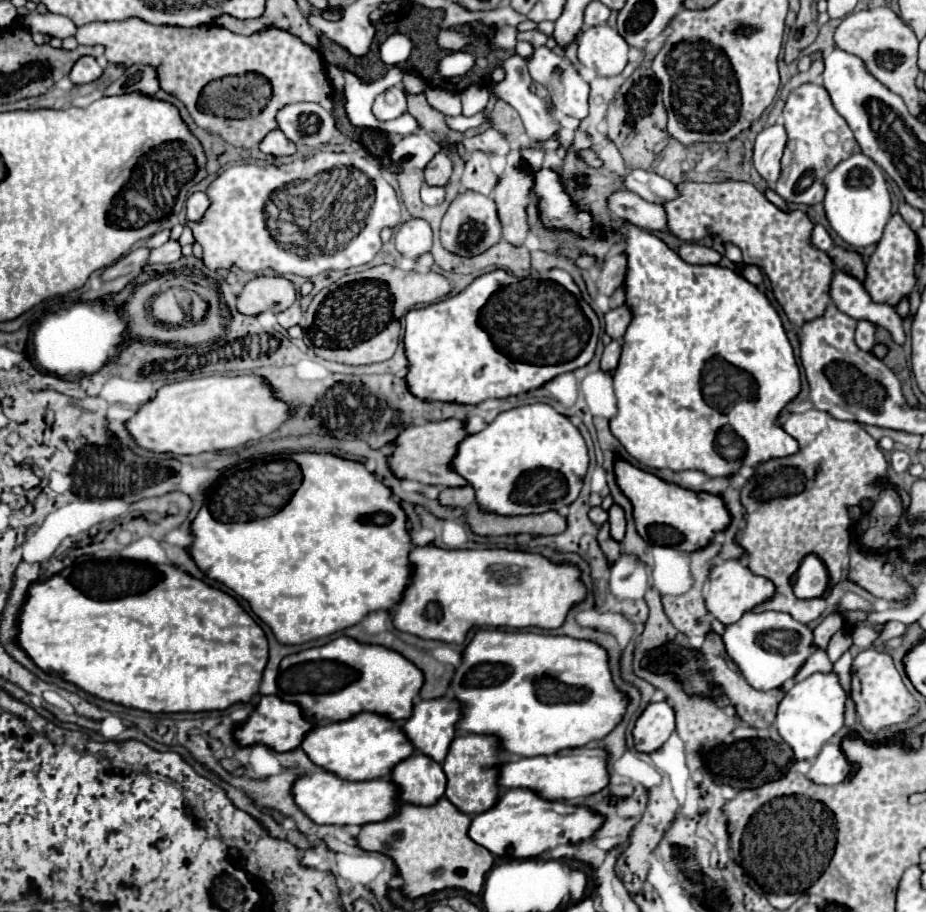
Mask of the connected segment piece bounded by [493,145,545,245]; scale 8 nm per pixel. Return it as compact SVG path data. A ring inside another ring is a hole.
M527 145L527 147L521 147L521 149L515 149L507 155L507 167L493 191L493 201L497 205L497 215L499 215L499 221L501 221L501 227L503 227L503 239L509 241L511 245L523 245L527 233L529 233L529 227L527 227L527 215L525 215L525 207L529 203L529 195L527 191L531 191L531 179L527 179L527 175L519 175L519 163L521 159L525 159L525 163L537 171L539 167L543 167L543 157L545 157L545 151L537 145Z

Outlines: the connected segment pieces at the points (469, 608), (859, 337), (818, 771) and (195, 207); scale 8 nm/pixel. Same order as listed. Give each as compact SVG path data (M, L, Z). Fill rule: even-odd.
M435 545L413 547L409 553L409 565L413 567L411 583L403 591L397 607L393 609L393 625L399 631L413 633L423 639L437 639L443 643L463 643L465 635L471 627L541 627L541 629L557 629L563 625L567 611L577 605L585 597L585 587L579 581L579 569L575 565L553 565L541 555L523 553L523 551L507 551L507 549L463 549L449 551L439 549ZM491 565L499 567L519 567L521 579L517 585L503 583L499 573L489 571Z
M859 321L857 331L855 331L855 343L861 351L871 351L873 349L873 335L875 335L875 325L869 321Z
M827 743L807 771L807 779L817 785L837 785L851 773L851 763L835 743Z
M201 191L191 193L187 199L187 219L189 221L201 219L201 215L203 215L203 211L207 211L207 207L209 207L209 199L205 193L201 193Z

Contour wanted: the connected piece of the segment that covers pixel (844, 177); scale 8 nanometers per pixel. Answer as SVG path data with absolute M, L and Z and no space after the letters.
M853 153L827 173L823 185L823 205L831 229L853 247L867 247L879 243L879 239L883 237L883 229L891 217L891 197L883 177L883 169L863 153Z

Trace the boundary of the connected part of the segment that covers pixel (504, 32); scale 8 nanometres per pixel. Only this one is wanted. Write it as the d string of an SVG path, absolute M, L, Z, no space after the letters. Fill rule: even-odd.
M501 27L501 29L497 29L497 33L495 33L495 45L499 49L513 51L515 49L515 43L517 43L515 33L517 33L515 27Z

